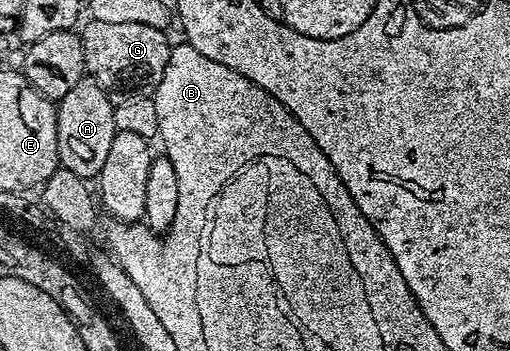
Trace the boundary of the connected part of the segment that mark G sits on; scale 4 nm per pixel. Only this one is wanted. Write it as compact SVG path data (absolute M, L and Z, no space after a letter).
M95 19L88 21L89 25L85 29L80 29L79 35L81 37L81 45L83 46L83 54L85 55L85 70L92 79L96 80L102 88L106 90L114 90L113 88L122 88L122 93L125 94L149 94L152 93L163 78L163 70L167 70L167 62L169 61L169 50L171 47L171 40L165 37L166 33L162 29L155 26L143 26L143 22L99 22Z

